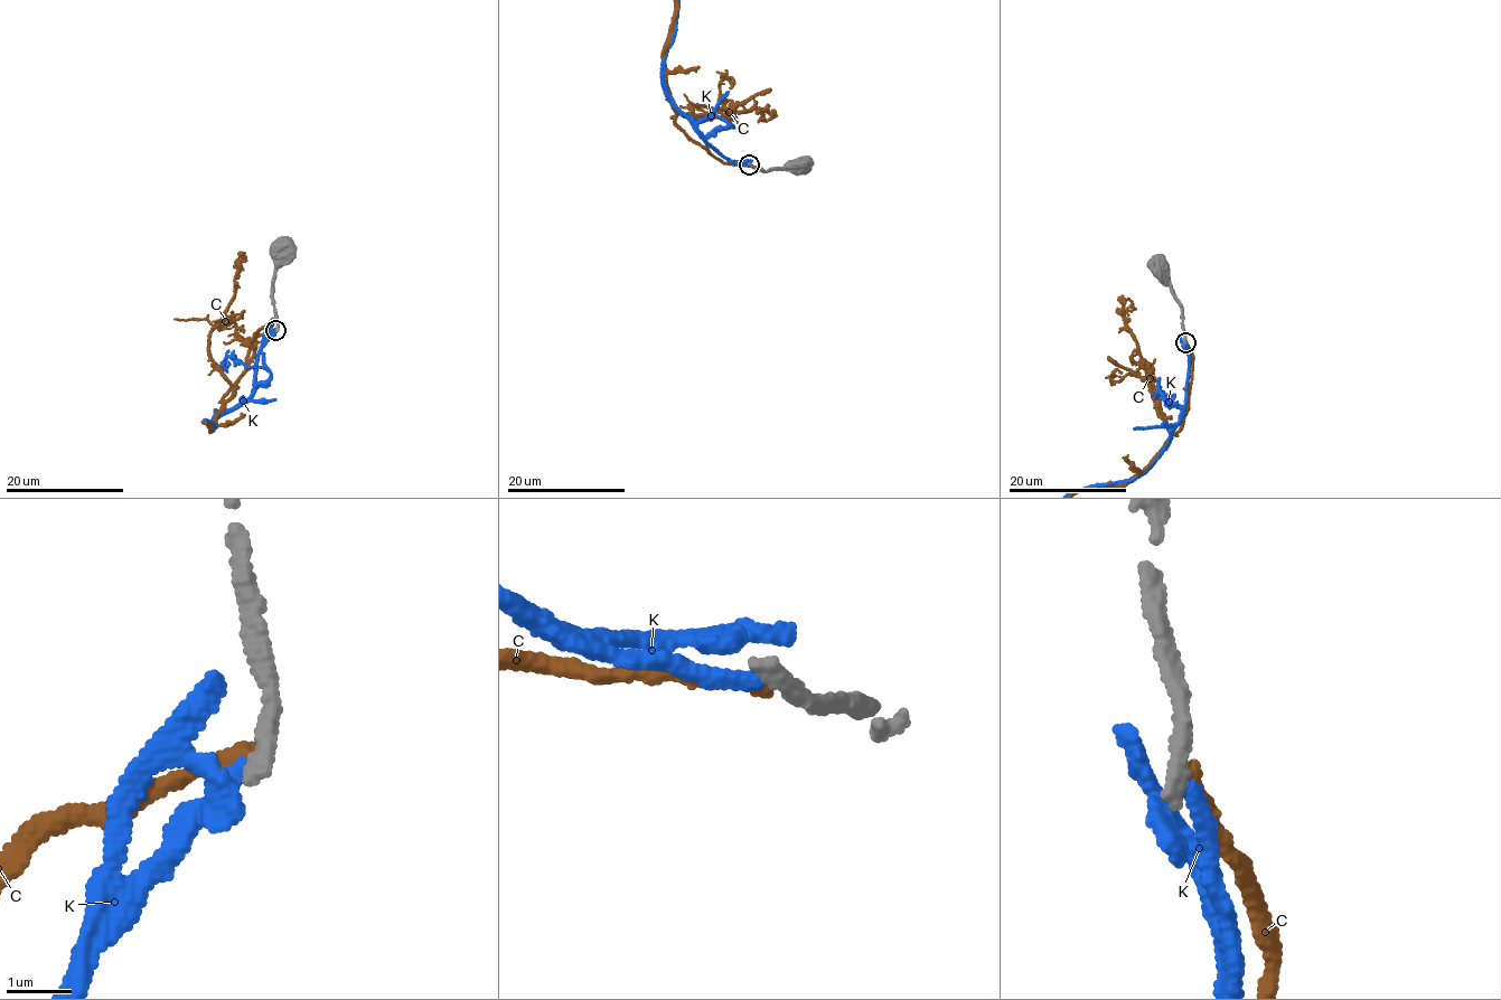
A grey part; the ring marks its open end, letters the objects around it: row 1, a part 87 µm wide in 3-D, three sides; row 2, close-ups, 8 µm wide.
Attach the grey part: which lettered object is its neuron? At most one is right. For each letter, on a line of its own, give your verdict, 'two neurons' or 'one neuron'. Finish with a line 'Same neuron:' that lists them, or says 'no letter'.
C: two neurons
K: one neuron
Same neuron: K

